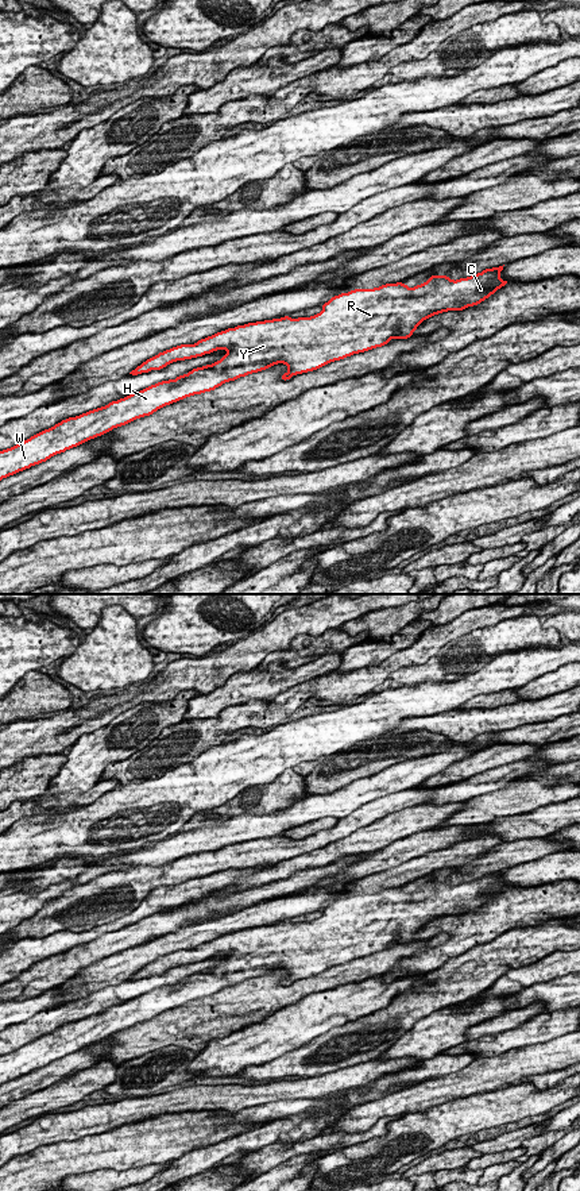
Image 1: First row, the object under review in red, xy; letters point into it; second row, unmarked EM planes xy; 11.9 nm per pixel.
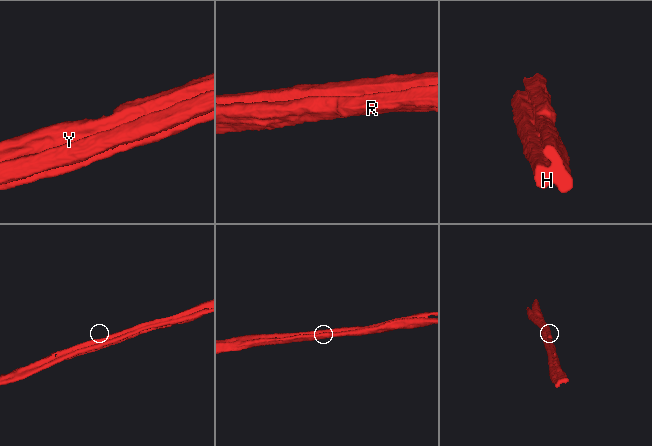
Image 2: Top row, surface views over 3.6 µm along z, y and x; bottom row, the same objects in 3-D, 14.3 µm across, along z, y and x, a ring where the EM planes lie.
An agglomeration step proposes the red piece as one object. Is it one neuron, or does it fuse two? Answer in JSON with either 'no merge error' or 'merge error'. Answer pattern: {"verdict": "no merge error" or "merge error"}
{"verdict": "merge error"}

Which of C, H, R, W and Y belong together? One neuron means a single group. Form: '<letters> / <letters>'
C R Y / H W

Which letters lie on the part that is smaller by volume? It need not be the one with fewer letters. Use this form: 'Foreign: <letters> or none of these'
Foreign: H, W

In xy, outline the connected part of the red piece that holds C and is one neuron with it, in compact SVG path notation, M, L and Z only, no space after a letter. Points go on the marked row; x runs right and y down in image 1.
M503 266L486 269L456 281L446 275L432 275L414 288L397 282L355 289L332 297L314 316L285 316L228 328L194 344L159 352L129 374L161 370L177 361L225 350L220 361L193 369L177 377L177 382L202 374L208 367L224 370L255 362L286 365L287 371L282 375L286 381L353 354L382 347L391 339L407 339L424 320L434 315L480 304L507 284L500 278L502 270Z

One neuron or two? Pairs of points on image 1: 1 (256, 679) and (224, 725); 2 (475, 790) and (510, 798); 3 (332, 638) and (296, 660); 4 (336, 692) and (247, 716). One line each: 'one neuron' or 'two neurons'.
1: two neurons
2: two neurons
3: one neuron
4: two neurons

